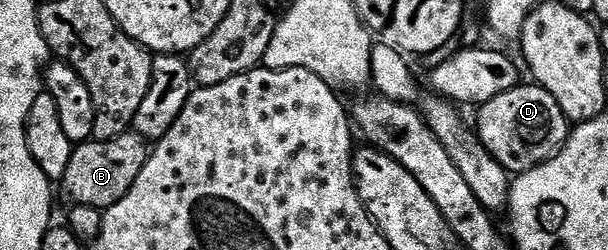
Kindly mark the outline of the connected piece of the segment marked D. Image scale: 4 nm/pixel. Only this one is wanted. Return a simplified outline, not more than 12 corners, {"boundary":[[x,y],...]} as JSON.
{"boundary":[[537,84],[481,103],[478,140],[507,172],[557,154],[572,129]]}

